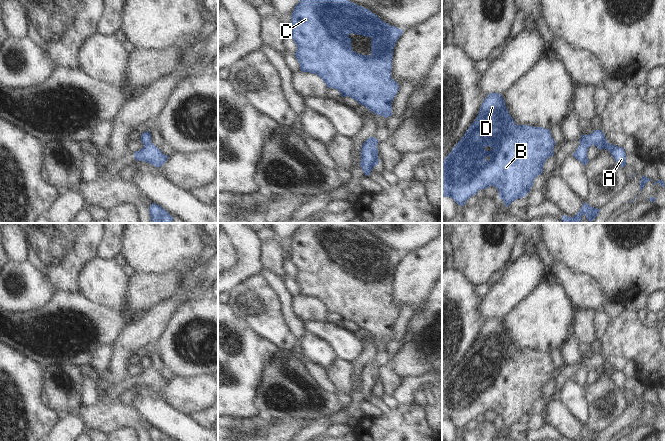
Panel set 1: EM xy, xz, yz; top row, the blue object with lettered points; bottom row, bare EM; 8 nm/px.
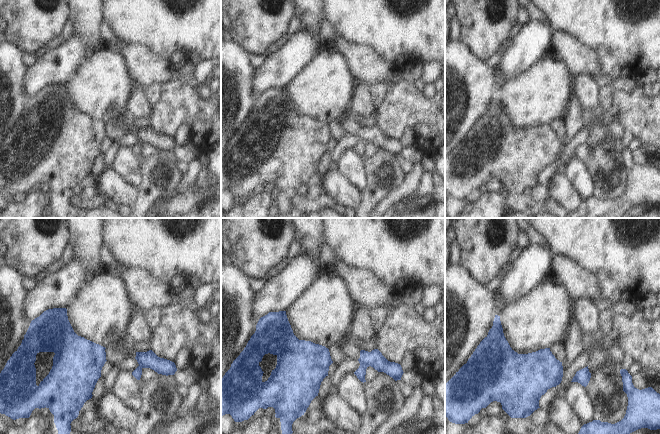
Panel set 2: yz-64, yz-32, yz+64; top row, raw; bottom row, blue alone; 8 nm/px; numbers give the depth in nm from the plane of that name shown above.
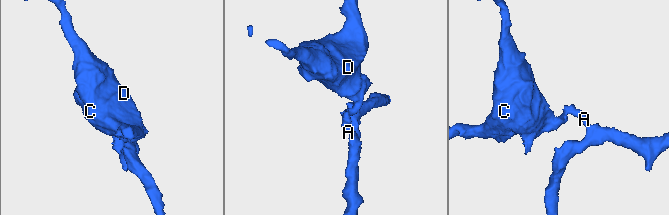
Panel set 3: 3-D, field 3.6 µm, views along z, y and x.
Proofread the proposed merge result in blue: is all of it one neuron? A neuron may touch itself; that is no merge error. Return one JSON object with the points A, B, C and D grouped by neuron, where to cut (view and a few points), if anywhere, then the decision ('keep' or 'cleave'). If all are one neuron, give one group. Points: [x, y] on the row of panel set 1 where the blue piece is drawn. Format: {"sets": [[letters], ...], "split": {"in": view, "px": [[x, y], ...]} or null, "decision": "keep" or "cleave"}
{"sets": [["A"], ["B", "C", "D"]], "split": {"in": "yz", "px": [[580, 142], [585, 142], [589, 146]]}, "decision": "cleave"}

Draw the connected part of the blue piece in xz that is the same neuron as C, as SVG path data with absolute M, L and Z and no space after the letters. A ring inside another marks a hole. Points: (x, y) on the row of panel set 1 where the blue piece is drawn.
M301 0L291 15L290 36L297 45L294 55L299 62L300 70L318 75L327 88L338 90L341 97L349 96L371 112L385 118L392 116L391 103L399 90L399 85L391 77L391 69L393 49L403 32L402 29L382 21L369 9L349 0ZM351 33L371 38L370 56L352 50L352 39L349 37Z

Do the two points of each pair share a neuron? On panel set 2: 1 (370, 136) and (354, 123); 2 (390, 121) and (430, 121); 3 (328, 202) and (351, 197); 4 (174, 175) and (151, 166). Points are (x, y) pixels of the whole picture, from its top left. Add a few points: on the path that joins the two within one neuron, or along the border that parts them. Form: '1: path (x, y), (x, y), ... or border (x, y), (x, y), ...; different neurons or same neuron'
1: path (366, 134), (358, 127); same neuron
2: path (400, 121), (420, 121); same neuron
3: border (324, 193), (330, 196), (340, 207); different neurons
4: path (168, 173), (157, 170); same neuron

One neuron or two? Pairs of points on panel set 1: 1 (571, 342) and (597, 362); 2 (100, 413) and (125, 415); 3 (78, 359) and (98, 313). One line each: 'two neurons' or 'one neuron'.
1: one neuron
2: one neuron
3: one neuron

